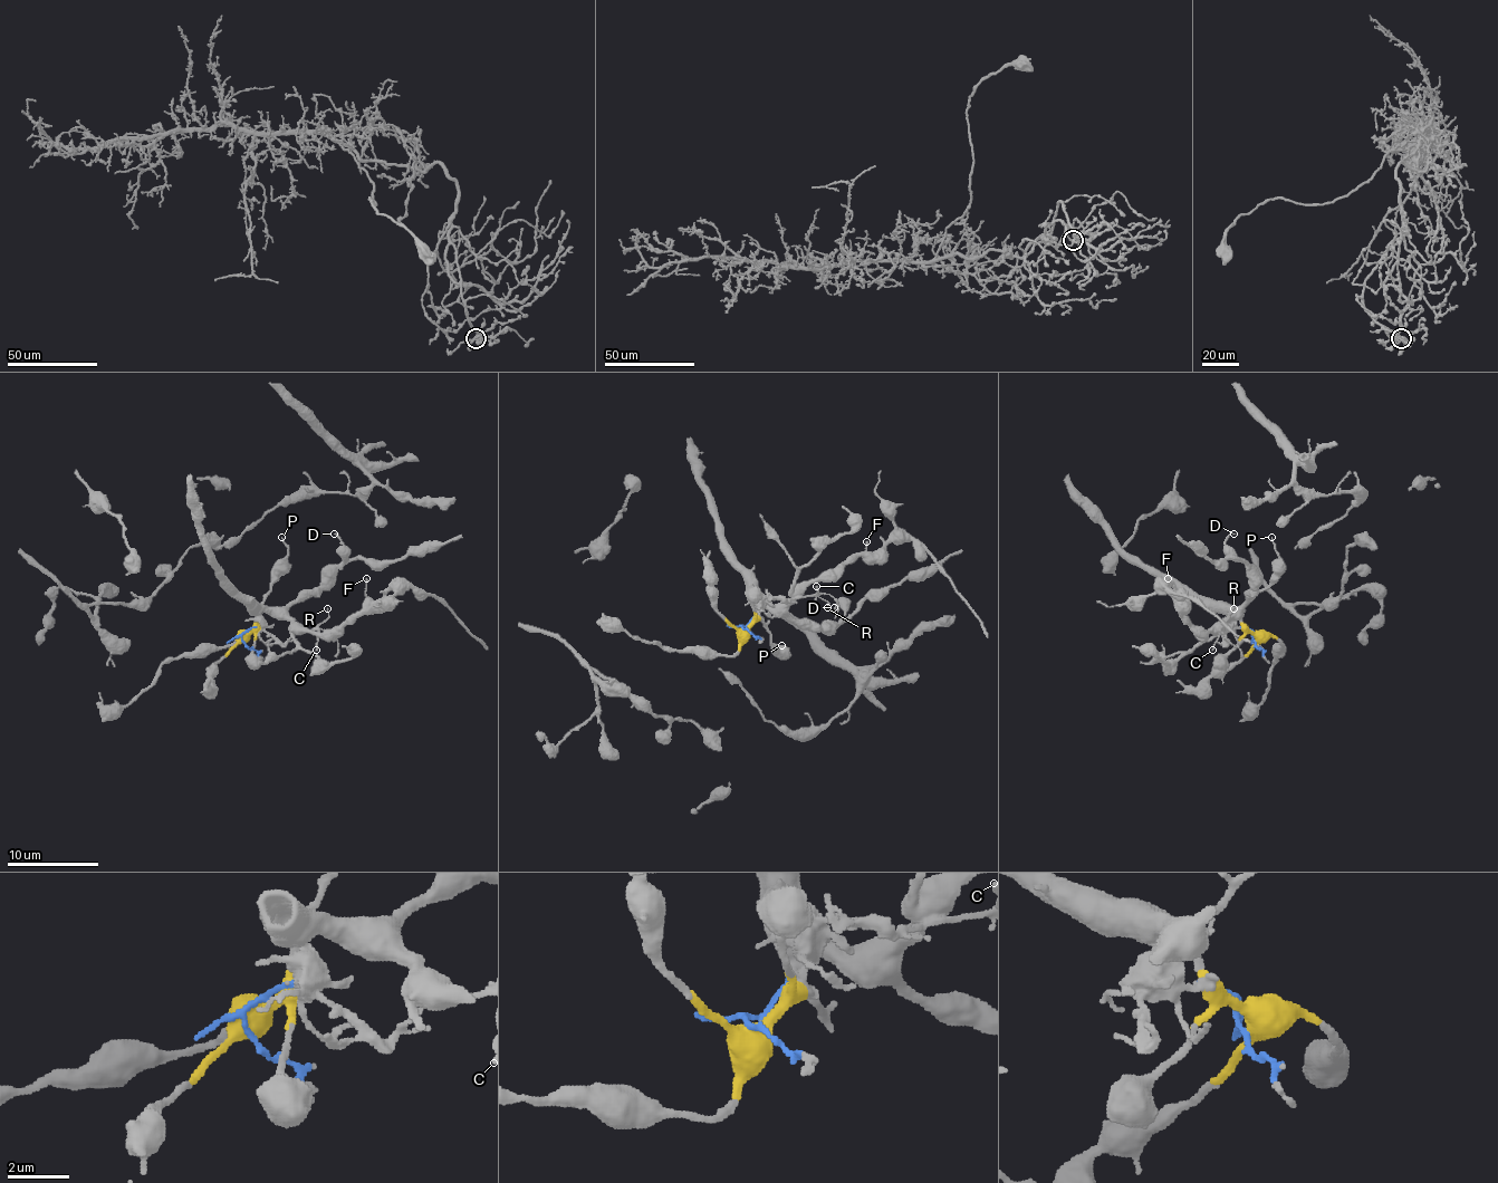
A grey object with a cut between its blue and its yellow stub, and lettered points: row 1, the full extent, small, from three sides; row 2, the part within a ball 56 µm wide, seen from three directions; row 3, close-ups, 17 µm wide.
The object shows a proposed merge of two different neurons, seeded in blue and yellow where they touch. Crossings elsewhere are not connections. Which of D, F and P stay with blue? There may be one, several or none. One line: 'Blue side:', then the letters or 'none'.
Blue side: none

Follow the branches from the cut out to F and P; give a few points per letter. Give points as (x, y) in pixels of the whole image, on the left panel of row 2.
F: (242, 640), (260, 612), (290, 616), (310, 633), (334, 633), (363, 607), (365, 577)
P: (242, 640), (256, 621), (256, 612), (274, 579), (276, 564), (288, 552), (280, 537)

